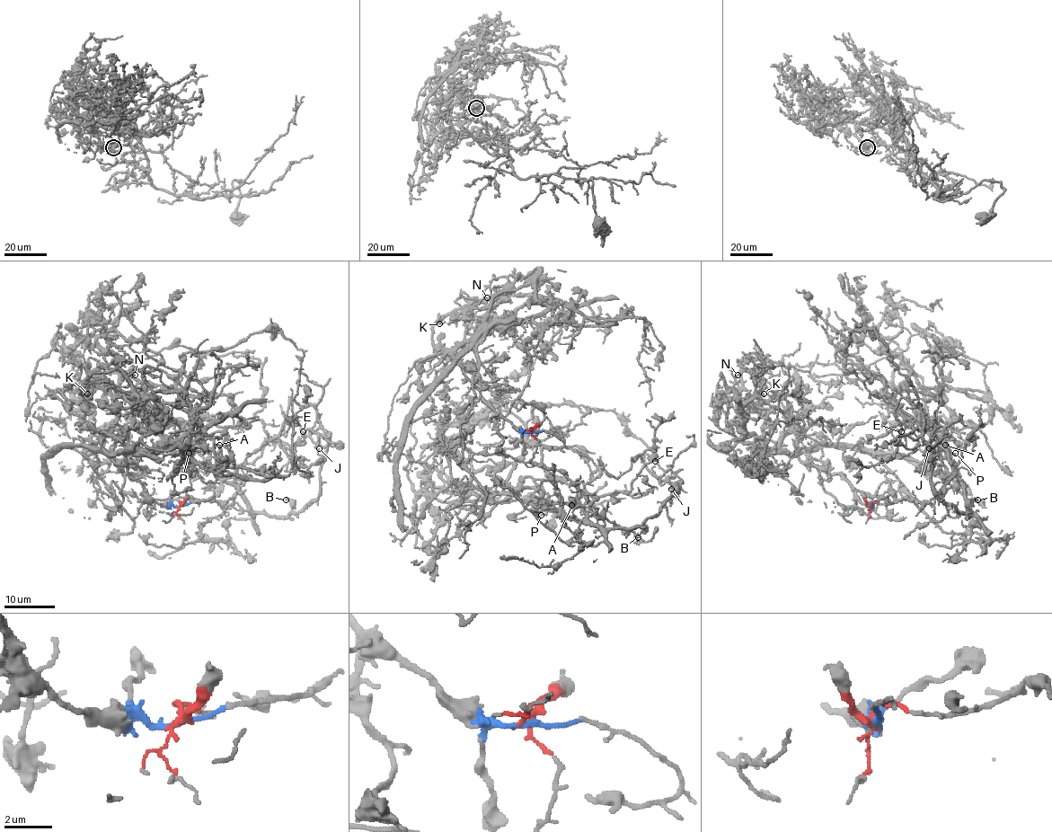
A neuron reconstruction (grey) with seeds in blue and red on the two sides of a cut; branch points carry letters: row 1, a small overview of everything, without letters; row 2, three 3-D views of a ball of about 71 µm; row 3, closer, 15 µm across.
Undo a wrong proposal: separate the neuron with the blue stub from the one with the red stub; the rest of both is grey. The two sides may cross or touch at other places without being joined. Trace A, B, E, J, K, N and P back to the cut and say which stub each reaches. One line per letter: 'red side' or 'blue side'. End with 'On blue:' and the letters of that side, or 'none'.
A: red side
B: red side
E: red side
J: red side
K: blue side
N: blue side
P: red side
On blue: K, N

